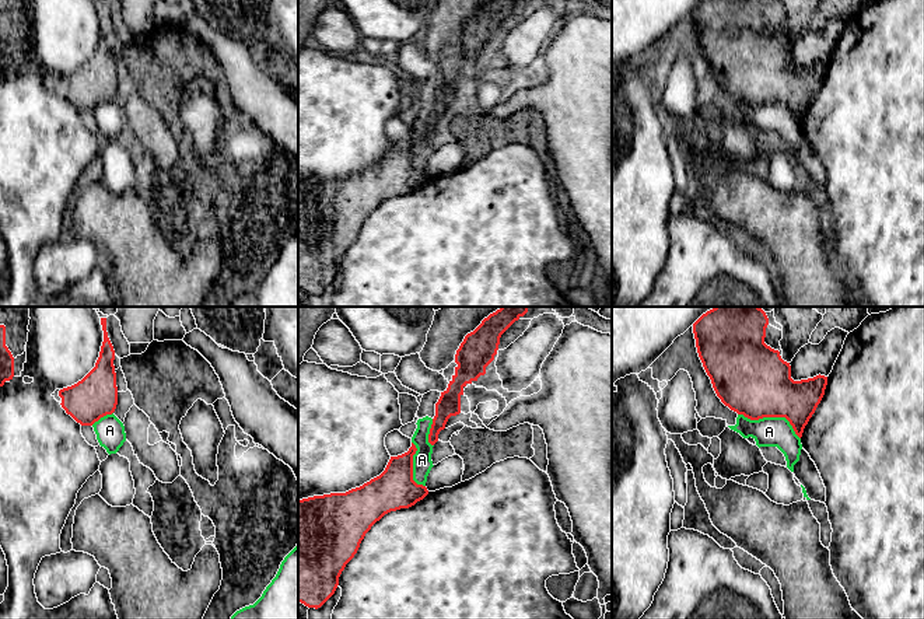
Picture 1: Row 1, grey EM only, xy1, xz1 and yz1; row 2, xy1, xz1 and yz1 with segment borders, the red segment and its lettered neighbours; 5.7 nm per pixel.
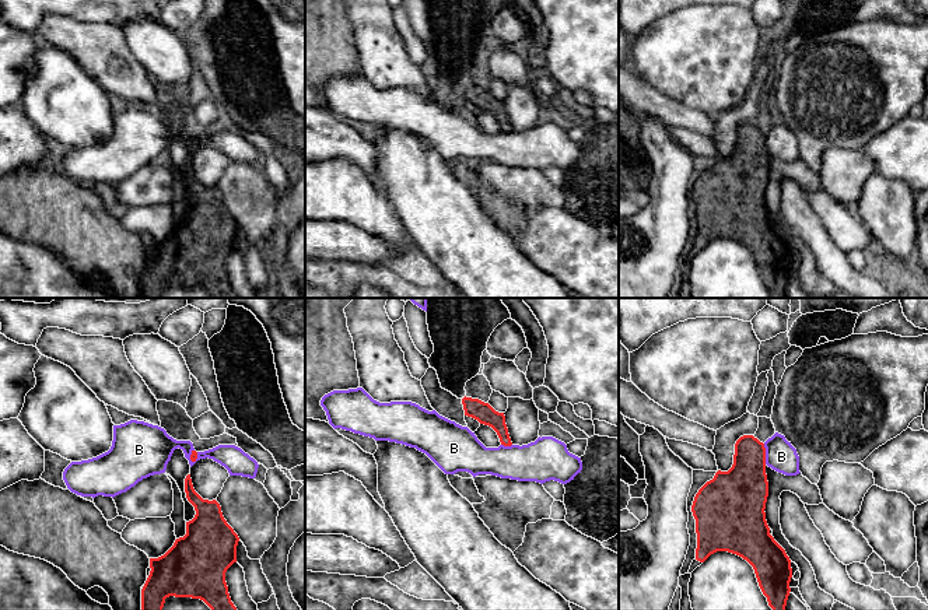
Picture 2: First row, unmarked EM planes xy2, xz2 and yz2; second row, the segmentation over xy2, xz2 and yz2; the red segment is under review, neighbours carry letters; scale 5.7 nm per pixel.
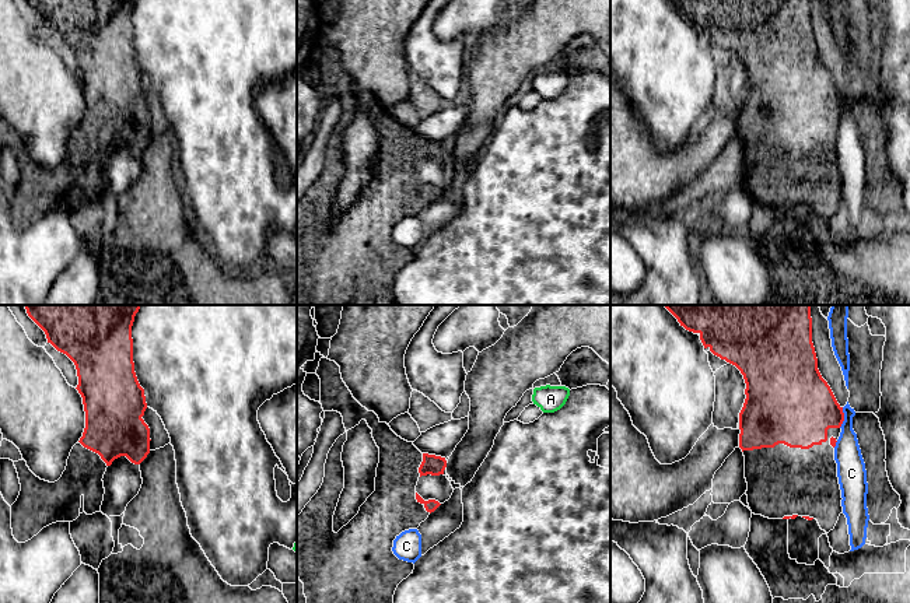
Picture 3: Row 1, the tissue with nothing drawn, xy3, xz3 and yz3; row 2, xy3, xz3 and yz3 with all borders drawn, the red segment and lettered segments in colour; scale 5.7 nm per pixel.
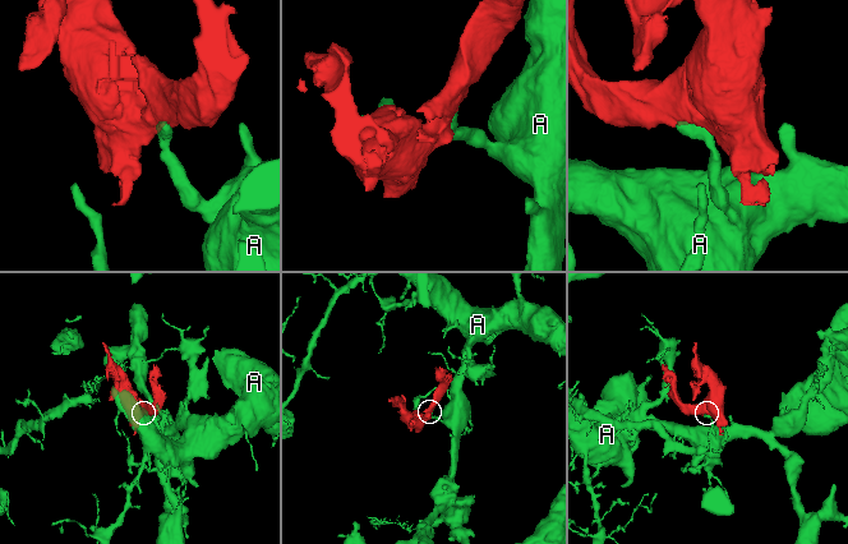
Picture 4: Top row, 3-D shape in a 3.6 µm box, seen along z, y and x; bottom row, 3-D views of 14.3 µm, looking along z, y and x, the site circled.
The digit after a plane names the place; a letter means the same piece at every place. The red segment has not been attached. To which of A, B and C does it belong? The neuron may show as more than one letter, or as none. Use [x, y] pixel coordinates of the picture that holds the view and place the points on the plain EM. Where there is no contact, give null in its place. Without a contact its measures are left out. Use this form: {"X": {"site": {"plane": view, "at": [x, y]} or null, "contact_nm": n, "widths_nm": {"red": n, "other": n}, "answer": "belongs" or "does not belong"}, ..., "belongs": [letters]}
{"A": {"site": {"plane": "yz1", "at": [772, 102]}, "contact_nm": 380, "widths_nm": {"red": 420, "other": 180}, "answer": "does not belong"}, "B": {"site": {"plane": "yz2", "at": [764, 140]}, "contact_nm": 120, "widths_nm": {"red": 280, "other": 180}, "answer": "does not belong"}, "C": {"site": {"plane": "yz3", "at": [843, 104]}, "contact_nm": 120, "widths_nm": {"red": 400, "other": 160}, "answer": "does not belong"}, "belongs": []}

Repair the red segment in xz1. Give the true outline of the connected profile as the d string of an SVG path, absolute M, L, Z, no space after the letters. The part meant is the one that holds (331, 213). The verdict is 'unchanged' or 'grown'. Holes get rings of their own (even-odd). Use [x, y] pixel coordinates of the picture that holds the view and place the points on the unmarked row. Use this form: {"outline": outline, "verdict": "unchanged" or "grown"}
{"outline": "M412 129L407 139L391 143L385 157L360 174L298 185L298 288L308 294L321 294L335 280L342 258L371 213L385 200L409 195L428 181L426 172L413 167L416 137Z", "verdict": "unchanged"}

